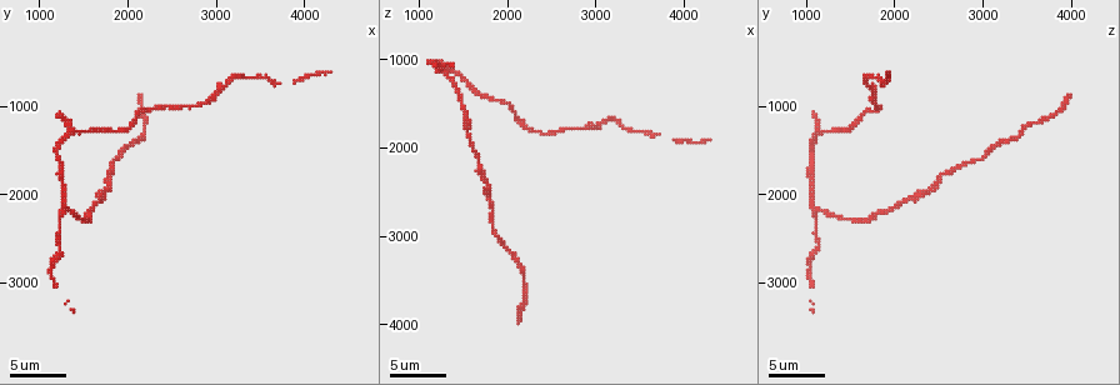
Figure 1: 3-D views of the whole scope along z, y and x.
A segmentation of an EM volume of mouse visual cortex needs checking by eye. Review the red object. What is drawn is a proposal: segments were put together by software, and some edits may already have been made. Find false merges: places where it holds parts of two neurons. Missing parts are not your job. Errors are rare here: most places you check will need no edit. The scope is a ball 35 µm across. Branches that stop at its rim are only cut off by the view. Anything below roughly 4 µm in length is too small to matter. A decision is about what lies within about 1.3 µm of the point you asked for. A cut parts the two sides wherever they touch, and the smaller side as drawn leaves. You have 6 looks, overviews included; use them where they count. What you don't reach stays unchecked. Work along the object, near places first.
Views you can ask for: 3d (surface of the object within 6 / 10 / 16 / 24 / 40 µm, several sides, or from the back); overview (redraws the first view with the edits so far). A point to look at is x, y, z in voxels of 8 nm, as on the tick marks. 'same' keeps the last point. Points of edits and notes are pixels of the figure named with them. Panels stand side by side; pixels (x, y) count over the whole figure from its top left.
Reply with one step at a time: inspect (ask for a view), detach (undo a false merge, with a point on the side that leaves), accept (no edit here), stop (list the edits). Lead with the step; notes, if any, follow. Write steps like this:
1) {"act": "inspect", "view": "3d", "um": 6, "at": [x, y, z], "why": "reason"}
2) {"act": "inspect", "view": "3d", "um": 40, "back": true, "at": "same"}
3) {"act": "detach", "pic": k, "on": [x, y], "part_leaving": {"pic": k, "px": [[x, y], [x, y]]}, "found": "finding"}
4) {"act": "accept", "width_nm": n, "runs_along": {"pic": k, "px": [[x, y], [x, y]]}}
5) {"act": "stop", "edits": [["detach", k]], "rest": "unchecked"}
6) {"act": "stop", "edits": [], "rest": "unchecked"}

{"act": "inspect", "view": "3d", "um": 10, "at": [2150, 1350, 3400], "why": "calibre changes"}

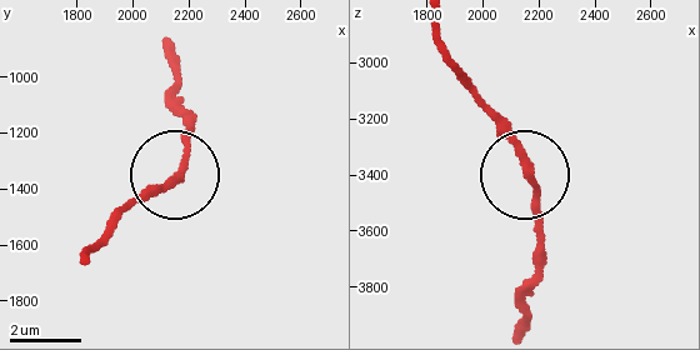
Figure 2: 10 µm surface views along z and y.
{"act": "accept", "runs_along": {"pic": 2, "px": [[436, 26], [449, 63], [520, 161], [535, 196], [535, 248]]}, "found": "one neuron here"}

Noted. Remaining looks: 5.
{"act": "inspect", "view": "3d", "um": 6, "at": [1800, 1750, 2600], "why": "thick turns thin"}

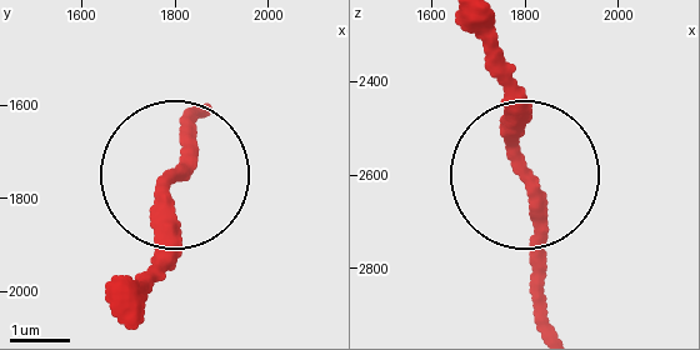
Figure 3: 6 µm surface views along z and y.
{"act": "accept", "runs_along": {"pic": 3, "px": [[116, 313], [156, 258], [161, 188], [191, 148], [191, 113]]}, "found": "one neuron here"}

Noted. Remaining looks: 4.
{"act": "inspect", "view": "3d", "um": 10, "at": [1850, 1300, 1450], "why": "thin neck"}

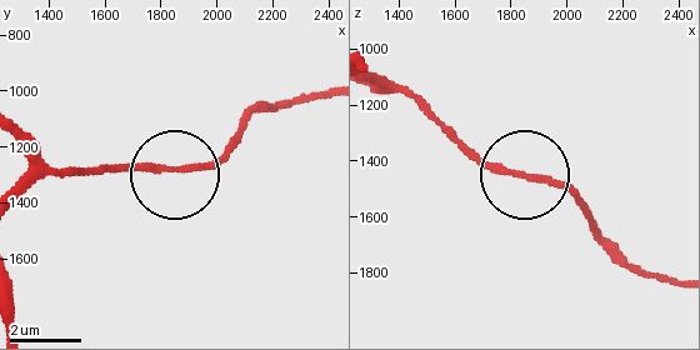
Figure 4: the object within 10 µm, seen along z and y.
{"act": "inspect", "view": "3d", "um": 6, "at": [1870, 1290, 1470]}

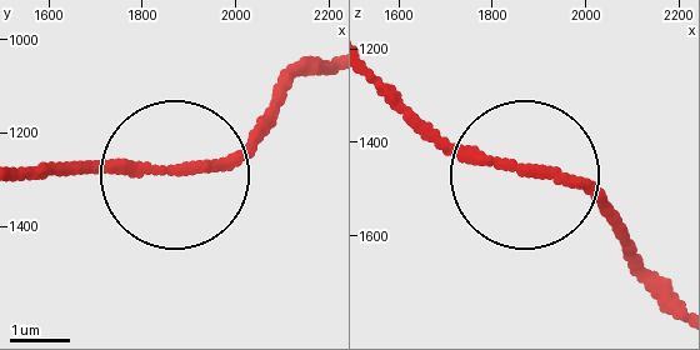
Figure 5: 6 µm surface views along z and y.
{"act": "accept", "runs_along": {"pic": 5, "px": [[374, 68], [464, 146], [584, 186], [653, 271]]}, "found": "continuous, no second neuron"}

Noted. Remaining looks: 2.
{"act": "stop", "edits": [], "rest": "unchecked"}

